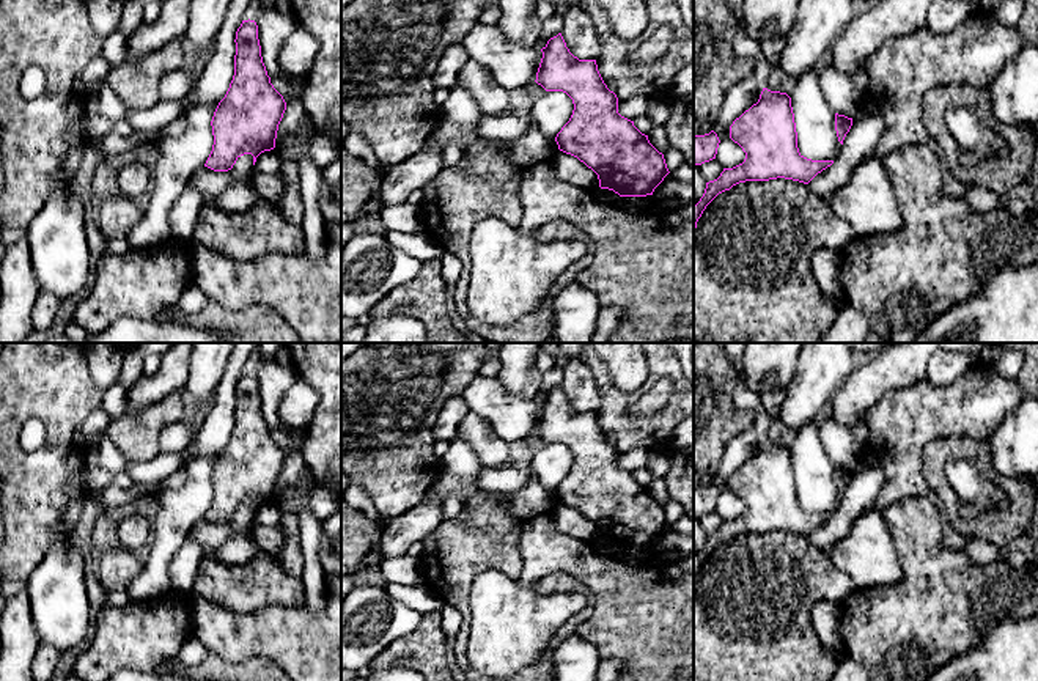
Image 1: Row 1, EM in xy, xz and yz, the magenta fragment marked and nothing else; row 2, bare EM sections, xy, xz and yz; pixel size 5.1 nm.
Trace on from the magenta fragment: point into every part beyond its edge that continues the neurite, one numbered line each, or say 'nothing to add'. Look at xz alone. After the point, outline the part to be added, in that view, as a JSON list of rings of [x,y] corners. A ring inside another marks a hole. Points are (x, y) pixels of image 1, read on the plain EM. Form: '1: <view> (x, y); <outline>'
nothing to add

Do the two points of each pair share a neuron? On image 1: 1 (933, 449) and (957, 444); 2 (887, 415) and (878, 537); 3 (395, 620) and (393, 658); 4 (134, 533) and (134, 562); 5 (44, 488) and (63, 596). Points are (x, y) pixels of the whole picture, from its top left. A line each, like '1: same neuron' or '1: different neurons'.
1: same neuron
2: different neurons
3: different neurons
4: different neurons
5: different neurons

